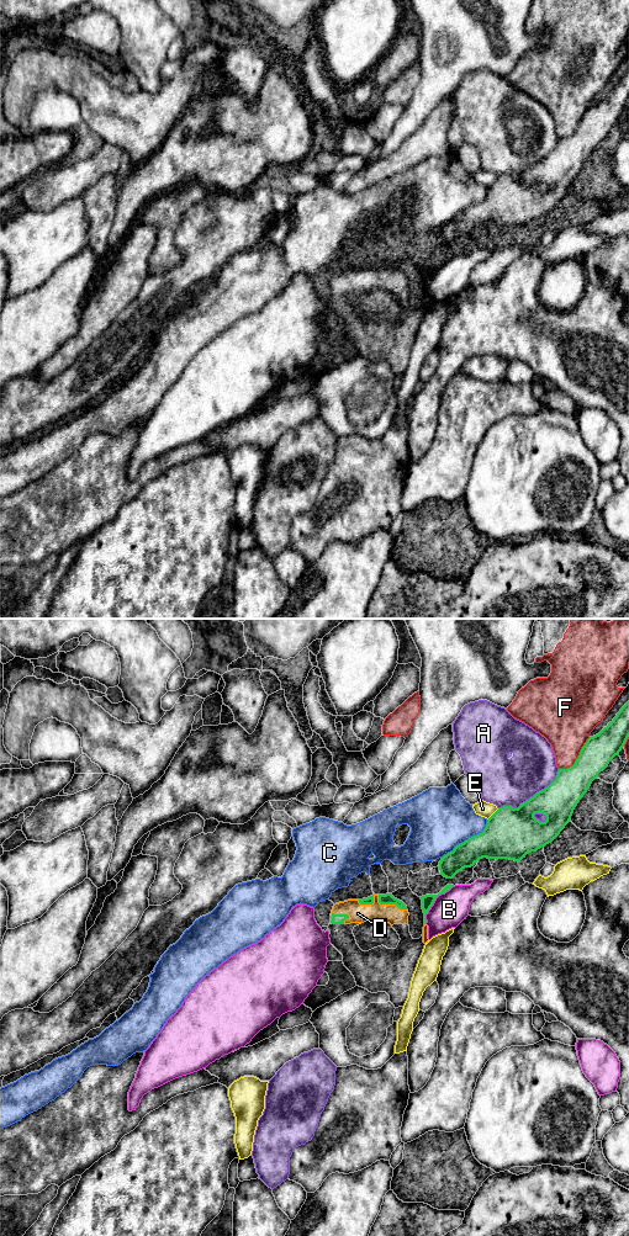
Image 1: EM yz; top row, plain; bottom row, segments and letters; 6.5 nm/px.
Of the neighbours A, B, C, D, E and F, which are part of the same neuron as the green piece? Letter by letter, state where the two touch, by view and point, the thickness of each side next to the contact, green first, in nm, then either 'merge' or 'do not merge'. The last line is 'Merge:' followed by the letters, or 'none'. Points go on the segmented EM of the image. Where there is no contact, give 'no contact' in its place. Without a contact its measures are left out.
A: yz (530, 797) | 320/320 nm | do not merge
B: yz (433, 902) | 80/220 nm | do not merge
C: yz (469, 838) | 300/400 nm | do not merge
D: yz (389, 903) | 70/130 nm | merge
E: yz (492, 815) | 340/100 nm | do not merge
F: yz (577, 758) | 220/340 nm | do not merge
Merge: D

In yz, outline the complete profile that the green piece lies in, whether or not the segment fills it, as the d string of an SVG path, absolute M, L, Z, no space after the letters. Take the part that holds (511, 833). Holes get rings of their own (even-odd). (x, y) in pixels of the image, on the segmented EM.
M629 701L607 727L587 739L572 766L559 769L556 779L548 787L518 808L498 808L487 819L482 833L444 855L439 863L440 875L453 879L482 858L520 863L527 854L551 843L570 822L592 781L619 755L628 737Z

